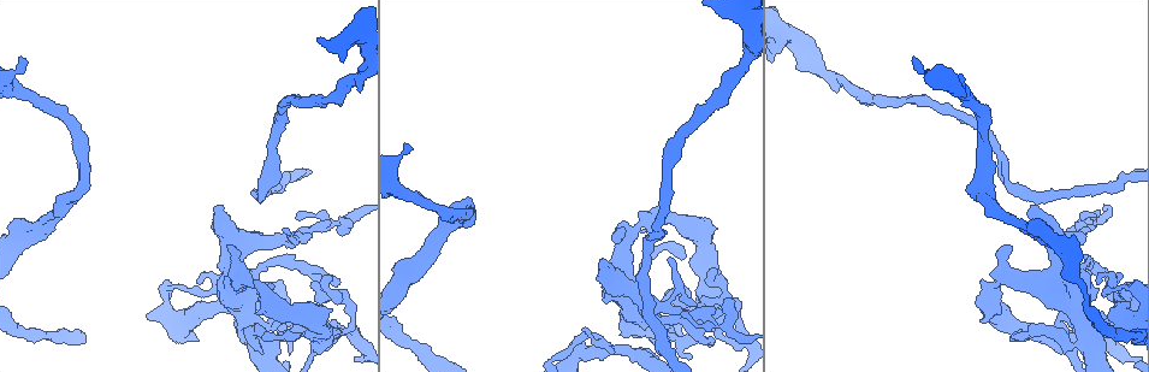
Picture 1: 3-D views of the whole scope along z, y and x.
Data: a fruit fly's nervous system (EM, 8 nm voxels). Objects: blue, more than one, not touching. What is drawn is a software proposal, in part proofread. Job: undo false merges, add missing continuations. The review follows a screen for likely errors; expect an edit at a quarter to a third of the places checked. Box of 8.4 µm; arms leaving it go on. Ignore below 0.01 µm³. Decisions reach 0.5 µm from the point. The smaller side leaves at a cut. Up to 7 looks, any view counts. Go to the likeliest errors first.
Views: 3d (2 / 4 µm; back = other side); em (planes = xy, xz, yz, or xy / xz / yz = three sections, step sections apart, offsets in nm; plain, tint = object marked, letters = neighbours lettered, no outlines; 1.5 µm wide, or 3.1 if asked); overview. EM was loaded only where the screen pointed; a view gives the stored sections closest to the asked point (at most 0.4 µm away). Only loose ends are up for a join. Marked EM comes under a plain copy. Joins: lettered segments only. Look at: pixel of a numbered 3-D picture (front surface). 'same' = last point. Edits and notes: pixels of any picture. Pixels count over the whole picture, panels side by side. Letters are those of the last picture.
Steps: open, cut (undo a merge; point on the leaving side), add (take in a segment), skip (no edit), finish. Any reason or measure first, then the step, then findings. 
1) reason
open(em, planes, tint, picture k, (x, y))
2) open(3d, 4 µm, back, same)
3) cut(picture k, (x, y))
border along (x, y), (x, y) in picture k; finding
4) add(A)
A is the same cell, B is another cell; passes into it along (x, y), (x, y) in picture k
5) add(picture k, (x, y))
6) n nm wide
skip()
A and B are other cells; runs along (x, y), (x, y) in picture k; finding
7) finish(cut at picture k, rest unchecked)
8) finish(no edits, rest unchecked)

an open end
open(3d, 2 µm, picture 1, (690, 356))

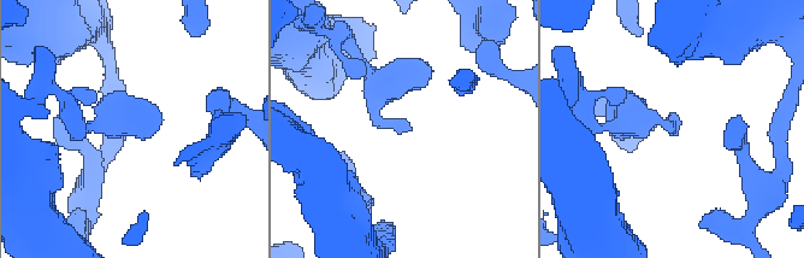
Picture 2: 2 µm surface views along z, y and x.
open(em, xz, step 8, tint, picture 2, (676, 118))

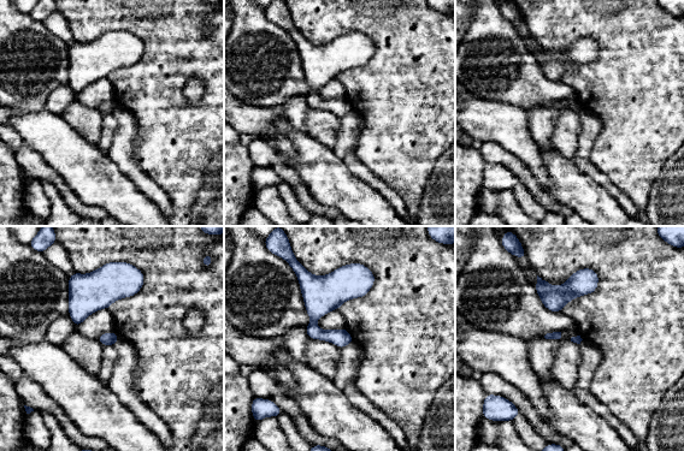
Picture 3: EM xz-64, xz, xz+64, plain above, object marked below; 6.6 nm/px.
open(em, planes, letters, same)

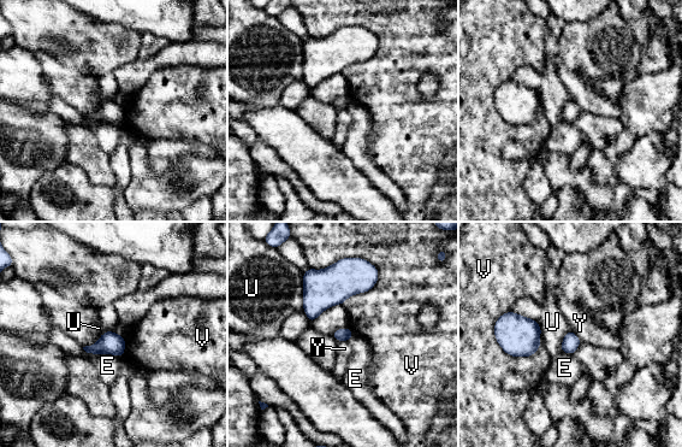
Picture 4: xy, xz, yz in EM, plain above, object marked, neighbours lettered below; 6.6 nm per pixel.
skip()
E, U, V and Y are other cells; border along (570, 329), (581, 342) in picture 4; no lettered segment goes on from it

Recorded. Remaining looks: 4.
free end
open(3d, 2 µm, back, picture 1, (405, 143))

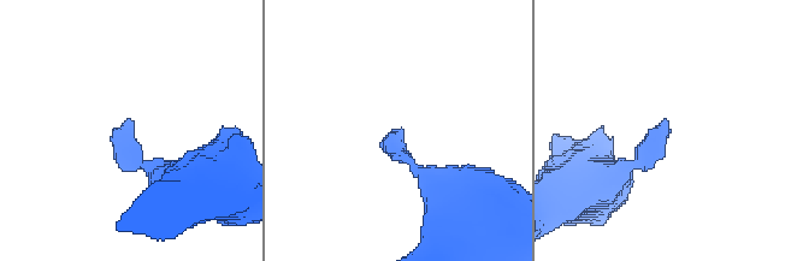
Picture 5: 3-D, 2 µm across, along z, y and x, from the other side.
open(em, planes, letters, picture 5, (402, 129))

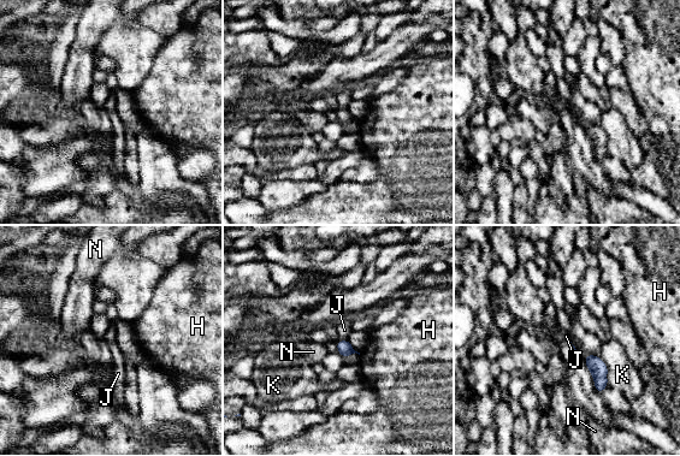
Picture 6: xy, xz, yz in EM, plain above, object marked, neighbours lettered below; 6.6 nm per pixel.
add(picture 6, (344, 330))
J is the same cell, H, K and N are other cells; passes into it along (344, 348), (343, 341), (344, 330) in picture 6; the neuron continues

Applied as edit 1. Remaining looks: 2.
finish(add at picture 6, rest unchecked)

